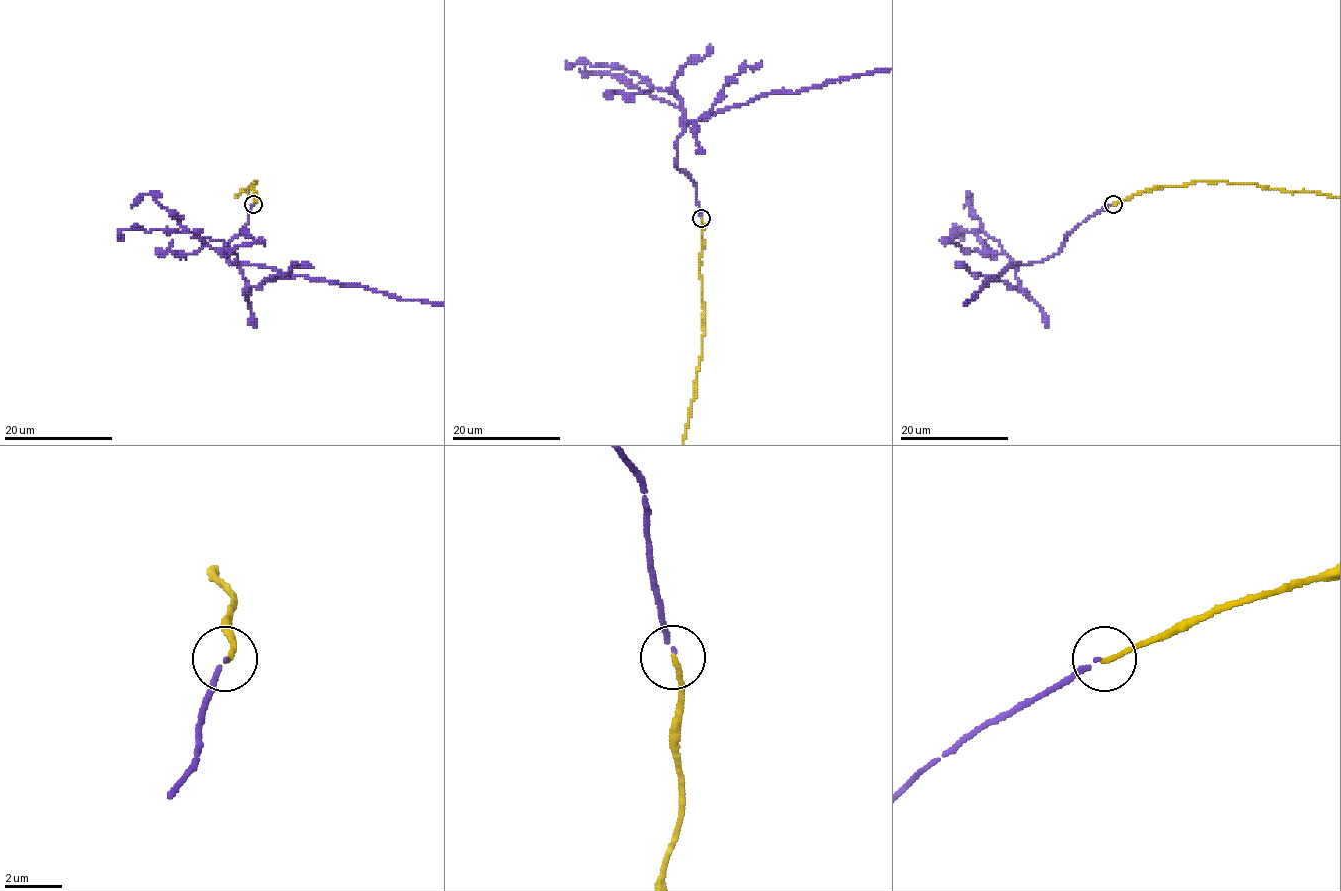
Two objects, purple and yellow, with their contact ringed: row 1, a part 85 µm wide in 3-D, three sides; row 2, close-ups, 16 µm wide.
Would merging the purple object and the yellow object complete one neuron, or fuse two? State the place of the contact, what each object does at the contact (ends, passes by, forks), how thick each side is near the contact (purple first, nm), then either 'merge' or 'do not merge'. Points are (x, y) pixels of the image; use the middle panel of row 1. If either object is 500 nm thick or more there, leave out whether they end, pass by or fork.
place (701, 218); purple ends; yellow ends; calibres 120 and 170 nm; merge

